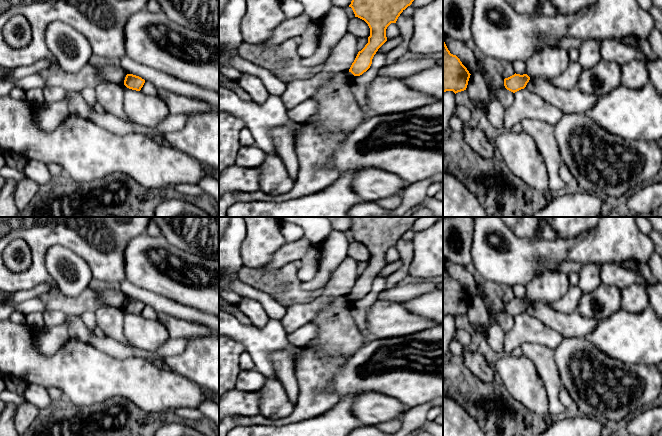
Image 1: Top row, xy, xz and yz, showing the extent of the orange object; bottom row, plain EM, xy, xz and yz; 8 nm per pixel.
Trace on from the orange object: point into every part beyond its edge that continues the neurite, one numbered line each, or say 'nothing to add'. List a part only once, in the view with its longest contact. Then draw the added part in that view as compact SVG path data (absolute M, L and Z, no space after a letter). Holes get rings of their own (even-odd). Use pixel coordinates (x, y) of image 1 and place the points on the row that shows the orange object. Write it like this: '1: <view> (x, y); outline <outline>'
nothing to add

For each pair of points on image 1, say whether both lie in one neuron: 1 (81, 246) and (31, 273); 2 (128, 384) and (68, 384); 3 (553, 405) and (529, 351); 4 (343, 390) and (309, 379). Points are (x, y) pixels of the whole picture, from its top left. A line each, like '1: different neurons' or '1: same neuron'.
1: same neuron
2: same neuron
3: same neuron
4: different neurons

